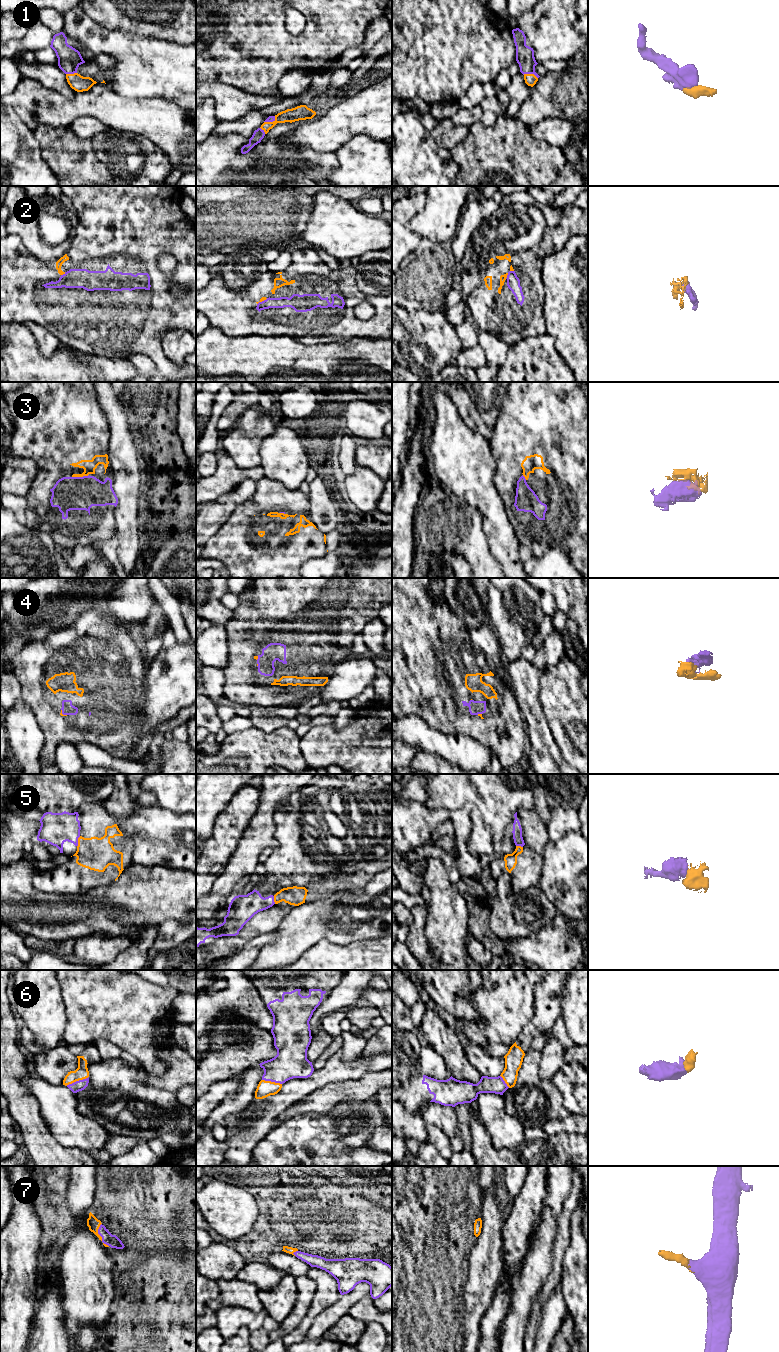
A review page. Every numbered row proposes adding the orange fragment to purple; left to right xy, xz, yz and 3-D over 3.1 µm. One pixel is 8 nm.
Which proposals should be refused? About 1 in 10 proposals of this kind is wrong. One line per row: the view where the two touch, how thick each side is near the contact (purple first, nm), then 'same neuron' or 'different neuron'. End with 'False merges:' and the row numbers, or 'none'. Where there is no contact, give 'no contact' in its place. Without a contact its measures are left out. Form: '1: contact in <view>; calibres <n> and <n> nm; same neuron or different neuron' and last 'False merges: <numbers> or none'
1: contact in yz; calibres 150 and 100 nm; same neuron
2: contact in yz; calibres 110 and 50 nm; same neuron
3: contact in xy; calibres 280 and 110 nm; same neuron
4: contact in xy; calibres 100 and 20 nm; same neuron
5: contact in xy; calibres 260 and 260 nm; different neuron
6: contact in xy; calibres 90 and 100 nm; same neuron
7: contact in xy; calibres 100 and 100 nm; same neuron
False merges: 5

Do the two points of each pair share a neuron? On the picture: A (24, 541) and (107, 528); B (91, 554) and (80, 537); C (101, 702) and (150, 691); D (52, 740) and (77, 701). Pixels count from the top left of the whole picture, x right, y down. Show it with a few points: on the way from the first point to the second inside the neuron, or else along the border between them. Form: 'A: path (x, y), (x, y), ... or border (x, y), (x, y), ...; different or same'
A: border (29, 527), (45, 532), (56, 545); different
B: border (93, 544), (75, 545), (69, 550), (62, 548); different
C: border (139, 697), (141, 709), (136, 718); different
D: path (54, 730), (54, 721), (67, 708); same

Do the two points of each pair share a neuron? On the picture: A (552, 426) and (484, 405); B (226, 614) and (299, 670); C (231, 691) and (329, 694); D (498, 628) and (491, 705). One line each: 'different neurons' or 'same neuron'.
A: different neurons
B: different neurons
C: different neurons
D: different neurons

